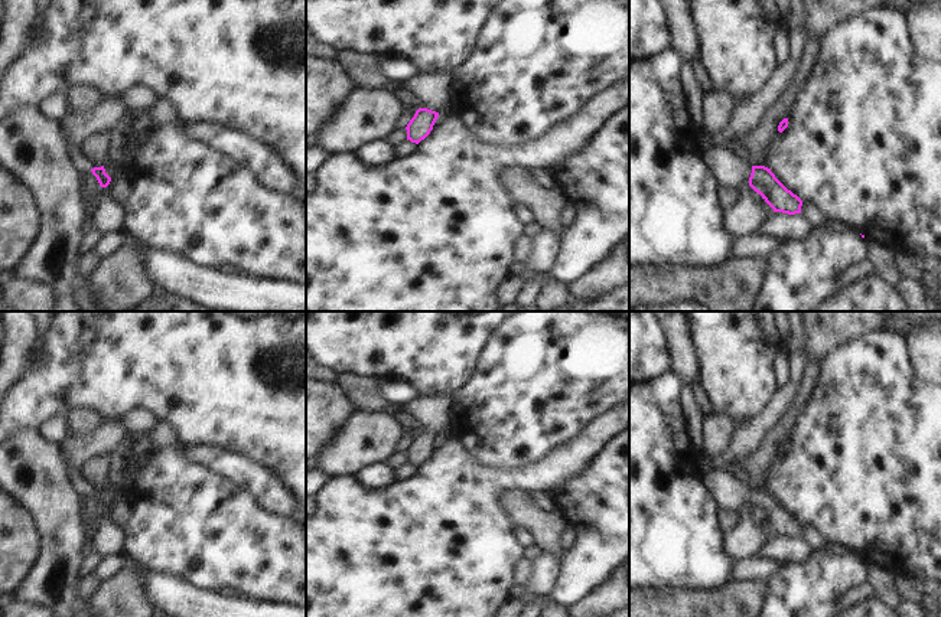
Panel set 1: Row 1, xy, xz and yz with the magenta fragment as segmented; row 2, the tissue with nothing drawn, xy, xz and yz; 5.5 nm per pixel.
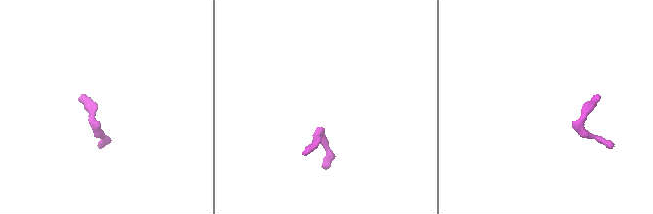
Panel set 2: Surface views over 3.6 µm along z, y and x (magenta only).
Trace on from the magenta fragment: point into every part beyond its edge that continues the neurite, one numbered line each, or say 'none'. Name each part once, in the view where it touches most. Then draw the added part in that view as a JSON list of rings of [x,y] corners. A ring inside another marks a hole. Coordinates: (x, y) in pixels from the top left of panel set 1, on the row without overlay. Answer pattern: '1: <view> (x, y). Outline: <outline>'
1: yz (731, 492). Outline: [[[704,457],[710,463],[710,470],[701,473],[704,486],[714,499],[719,509],[745,510],[749,509],[752,496],[750,484],[742,477],[713,464],[712,458]]]

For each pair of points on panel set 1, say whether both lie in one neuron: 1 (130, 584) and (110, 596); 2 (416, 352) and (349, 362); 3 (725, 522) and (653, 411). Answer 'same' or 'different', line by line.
1: same
2: same
3: different

